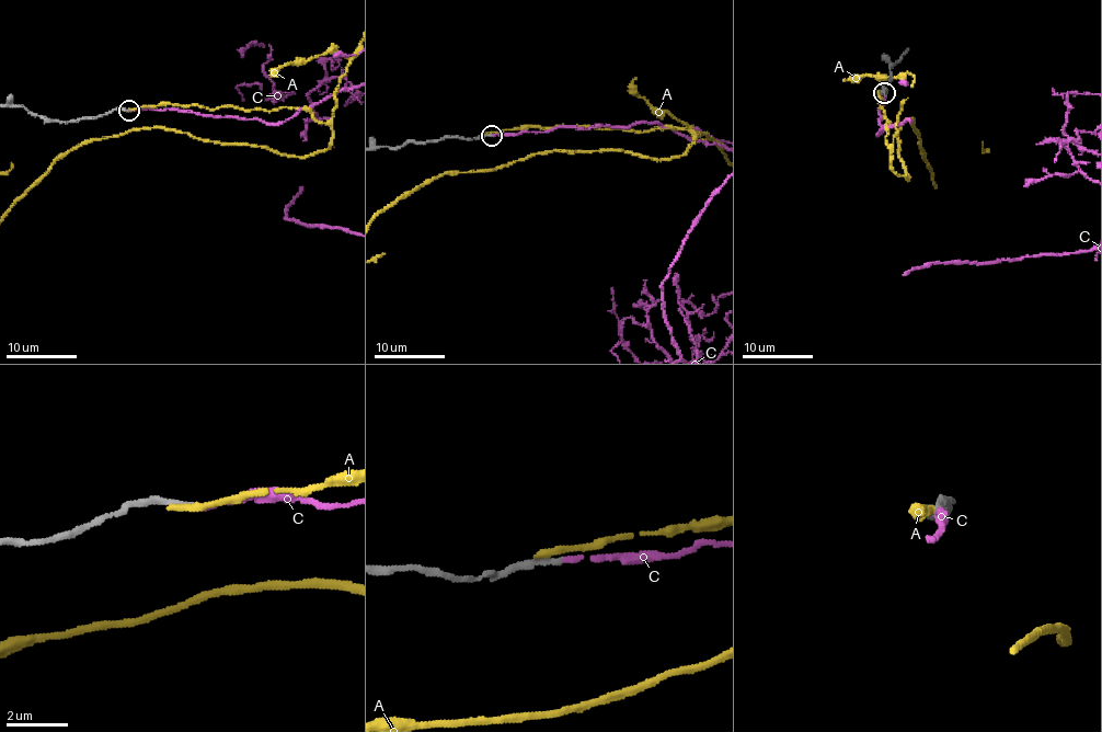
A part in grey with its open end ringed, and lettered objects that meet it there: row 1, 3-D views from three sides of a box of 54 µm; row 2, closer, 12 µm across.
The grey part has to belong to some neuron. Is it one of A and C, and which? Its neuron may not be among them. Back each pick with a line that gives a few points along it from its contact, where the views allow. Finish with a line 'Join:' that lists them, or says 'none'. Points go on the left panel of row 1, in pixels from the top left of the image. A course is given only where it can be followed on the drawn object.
Join: C

